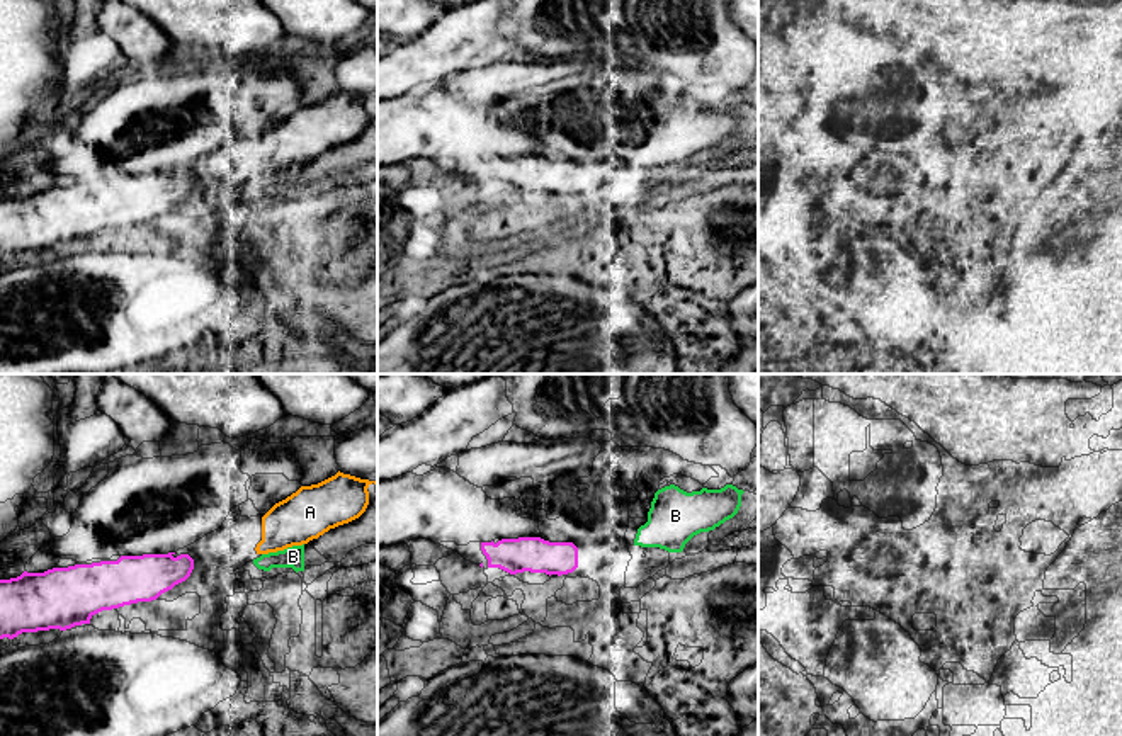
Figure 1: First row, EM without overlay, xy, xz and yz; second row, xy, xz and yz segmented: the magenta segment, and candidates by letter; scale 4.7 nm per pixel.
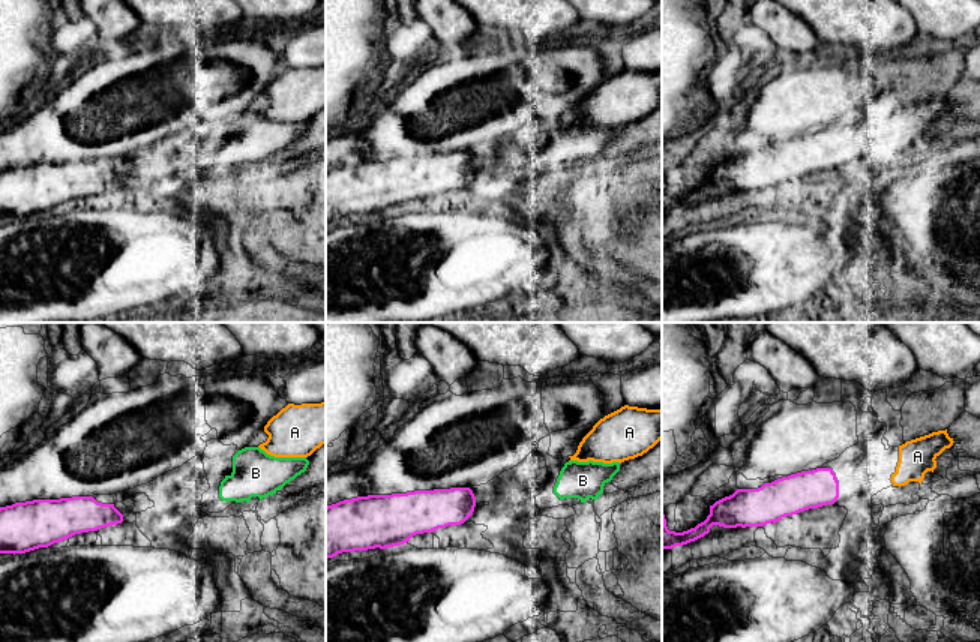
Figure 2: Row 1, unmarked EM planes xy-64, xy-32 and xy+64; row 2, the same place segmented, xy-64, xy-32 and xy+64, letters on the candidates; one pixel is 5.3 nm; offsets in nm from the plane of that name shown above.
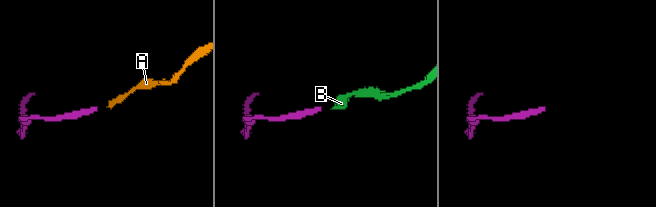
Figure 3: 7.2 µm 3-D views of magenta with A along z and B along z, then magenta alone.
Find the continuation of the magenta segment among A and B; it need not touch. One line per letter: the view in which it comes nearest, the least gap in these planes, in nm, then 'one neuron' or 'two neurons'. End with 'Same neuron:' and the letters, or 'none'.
A: xy | 300 nm | one neuron
B: xz | 280 nm | two neurons
Same neuron: A

